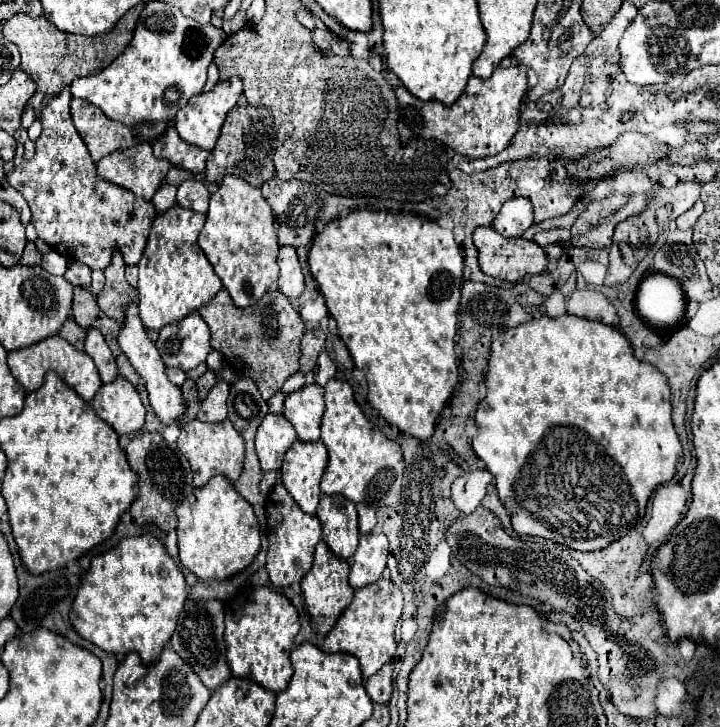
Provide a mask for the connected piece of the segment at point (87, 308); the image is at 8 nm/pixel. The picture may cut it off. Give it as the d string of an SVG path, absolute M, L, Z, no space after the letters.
M74 288L74 298L72 298L72 316L82 328L90 328L92 322L98 316L98 304L92 296L90 290L86 288Z

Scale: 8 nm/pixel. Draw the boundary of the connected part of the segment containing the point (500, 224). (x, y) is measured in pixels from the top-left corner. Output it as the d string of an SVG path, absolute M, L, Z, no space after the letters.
M528 198L508 200L494 220L494 230L504 238L518 238L534 224L532 202Z

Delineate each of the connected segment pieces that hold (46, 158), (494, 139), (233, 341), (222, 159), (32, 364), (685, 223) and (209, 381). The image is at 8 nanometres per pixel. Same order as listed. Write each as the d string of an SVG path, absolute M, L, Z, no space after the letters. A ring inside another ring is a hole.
M66 86L42 108L42 134L36 140L36 152L32 158L24 158L22 164L14 166L14 170L6 174L6 180L26 198L38 238L52 250L90 266L90 270L104 270L114 250L124 256L126 264L138 264L152 220L156 218L156 208L96 172L84 140L72 124L70 100L72 94Z
M510 66L510 68L496 68L488 80L472 76L468 80L468 88L460 96L460 100L456 100L452 106L444 106L436 100L422 102L420 98L412 96L404 86L398 86L394 90L396 90L396 100L400 104L400 108L398 108L398 132L404 140L432 138L432 140L438 140L438 142L450 146L458 154L468 156L468 158L486 158L486 156L502 152L508 146L508 142L512 140L512 136L516 134L518 120L520 120L520 102L528 90L528 84L526 84L526 70L518 68L518 66Z
M222 288L198 312L212 332L212 348L222 352L226 362L240 376L252 378L264 400L270 400L282 384L300 370L300 340L306 328L300 314L282 292L266 292L254 306L238 308Z
M238 104L228 112L228 120L220 132L220 140L216 148L210 152L206 160L206 178L208 182L220 184L226 174L234 174L244 178L252 186L262 186L264 182L276 176L274 168L274 152L276 152L276 132L274 120L270 116L270 108L252 106L252 104Z
M50 336L50 338L44 338L40 340L38 344L32 344L32 346L26 346L26 348L20 348L20 350L14 350L14 352L8 352L8 366L14 374L14 378L28 390L38 390L42 380L44 380L44 374L48 370L56 370L58 376L78 394L82 396L86 402L90 402L96 394L96 390L102 386L102 380L98 376L98 370L96 370L96 364L92 362L92 358L86 354L86 352L78 352L76 348L72 348L72 344L68 344L68 340L64 340L62 336Z
M696 202L688 212L684 212L678 220L676 220L676 226L680 228L680 230L690 230L694 224L696 224L696 220L700 218L700 214L704 212L704 206L702 206L702 202Z
M208 370L204 376L200 376L200 378L196 380L200 400L204 400L204 398L206 398L206 394L212 390L212 386L214 386L214 384L216 384L216 374L214 374L212 370Z

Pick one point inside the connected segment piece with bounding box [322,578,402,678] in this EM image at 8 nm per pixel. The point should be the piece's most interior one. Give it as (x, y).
(366, 630)

